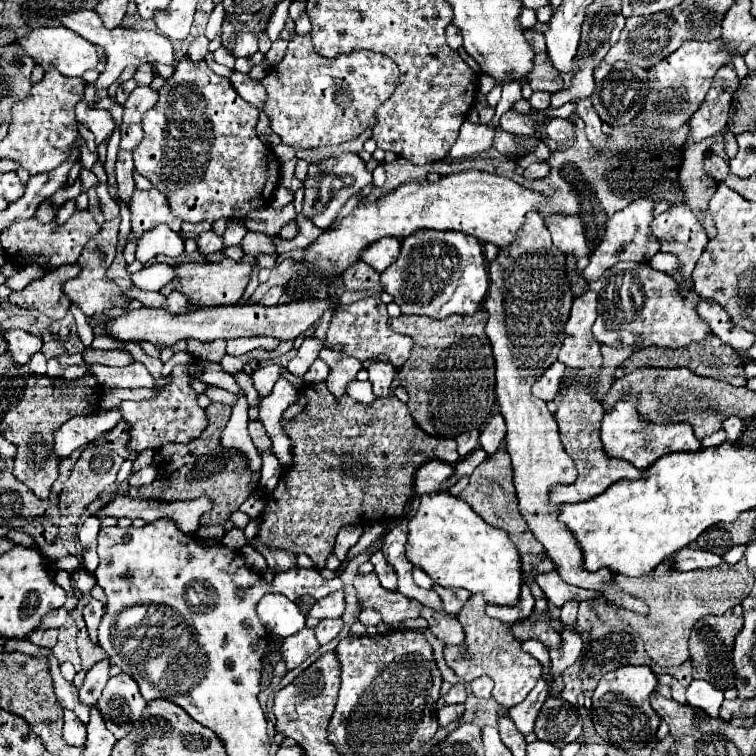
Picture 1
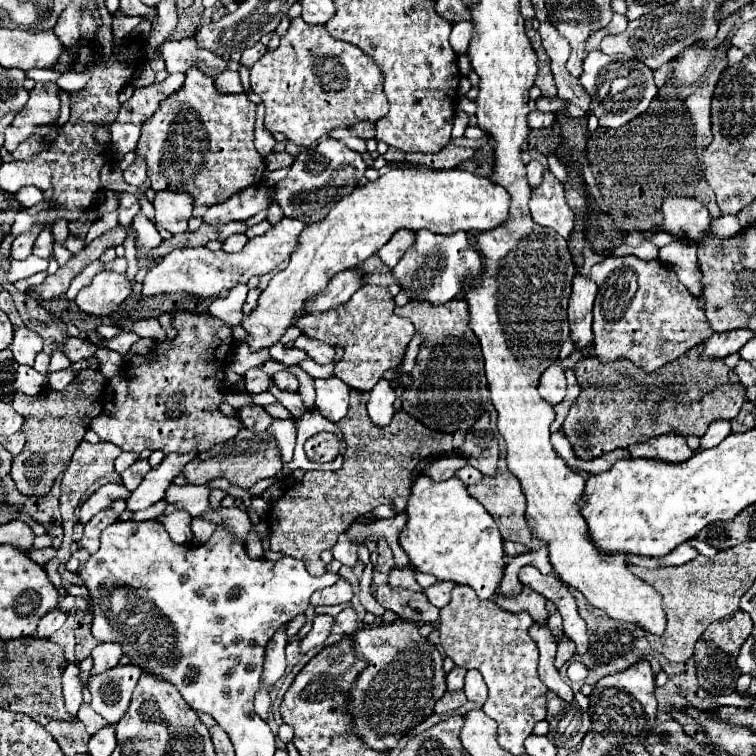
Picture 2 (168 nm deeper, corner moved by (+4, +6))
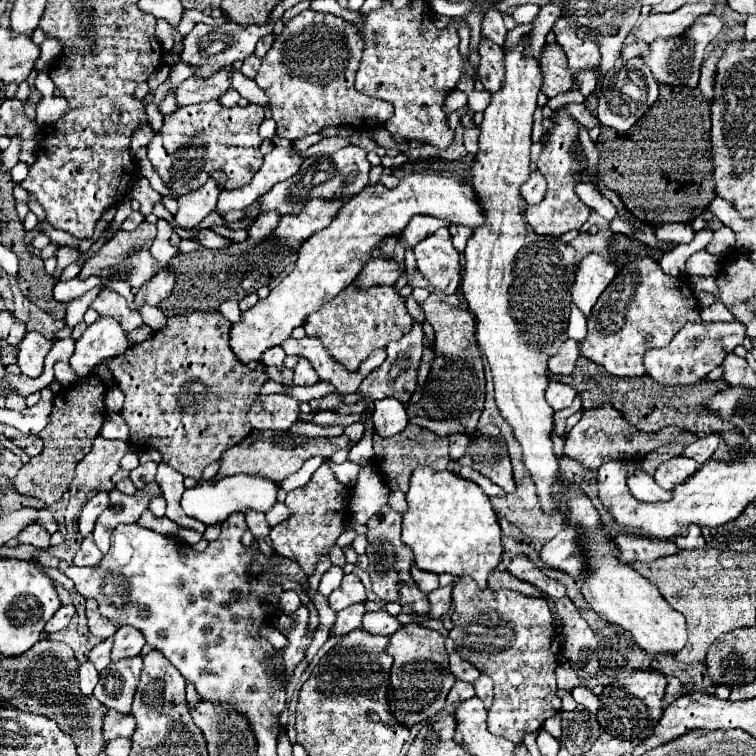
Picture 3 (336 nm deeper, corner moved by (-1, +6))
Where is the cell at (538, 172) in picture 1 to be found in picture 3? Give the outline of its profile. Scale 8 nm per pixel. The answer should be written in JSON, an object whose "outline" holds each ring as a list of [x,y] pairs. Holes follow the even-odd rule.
{"outline":[[[538,170],[532,172],[530,178],[522,184],[520,194],[528,204],[538,204],[546,196],[546,180],[544,180],[544,176]]]}

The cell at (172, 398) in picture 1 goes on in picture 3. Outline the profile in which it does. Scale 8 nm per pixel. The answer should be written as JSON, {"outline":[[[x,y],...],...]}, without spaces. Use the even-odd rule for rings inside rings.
{"outline":[[[220,312],[172,316],[150,340],[128,348],[124,354],[108,362],[116,386],[126,394],[120,414],[130,426],[130,442],[138,448],[158,450],[162,454],[162,462],[194,480],[200,480],[208,464],[216,462],[228,448],[240,444],[252,432],[248,412],[268,380],[264,364],[242,364],[236,360],[228,344],[230,326],[232,324]]]}

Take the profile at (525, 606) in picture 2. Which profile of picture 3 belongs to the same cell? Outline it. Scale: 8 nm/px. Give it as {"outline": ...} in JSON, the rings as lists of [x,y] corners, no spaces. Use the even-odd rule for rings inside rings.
{"outline":[[[494,568],[490,572],[488,586],[492,586],[492,590],[510,588],[510,590],[516,590],[516,592],[522,592],[522,594],[528,594],[528,596],[542,596],[540,590],[536,590],[532,584],[526,584],[526,582],[514,578],[510,572],[504,572],[504,570],[498,570],[498,568]]]}

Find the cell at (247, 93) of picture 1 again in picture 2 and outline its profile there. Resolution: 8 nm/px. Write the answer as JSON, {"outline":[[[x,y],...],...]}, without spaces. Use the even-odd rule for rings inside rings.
{"outline":[[[223,70],[215,76],[215,86],[219,92],[229,92],[229,94],[239,94],[243,92],[241,80],[239,80],[239,72],[231,72],[231,70]]]}

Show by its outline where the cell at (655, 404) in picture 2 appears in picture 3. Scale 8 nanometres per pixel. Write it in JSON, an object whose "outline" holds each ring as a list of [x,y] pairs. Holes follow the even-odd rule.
{"outline":[[[602,406],[596,410],[582,410],[582,420],[566,434],[564,438],[564,452],[566,456],[578,460],[580,464],[598,470],[602,464],[610,460],[640,460],[644,458],[652,448],[660,444],[670,444],[670,442],[682,442],[685,446],[696,441],[696,436],[678,430],[678,428],[666,428],[658,432],[656,436],[652,434],[642,434],[634,426],[628,426],[624,418],[620,418],[618,410],[612,410],[612,406]]]}

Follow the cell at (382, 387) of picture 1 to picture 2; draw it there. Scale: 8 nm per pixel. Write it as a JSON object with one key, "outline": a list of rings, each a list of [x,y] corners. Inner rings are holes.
{"outline":[[[381,378],[369,392],[369,400],[367,400],[367,410],[371,420],[377,426],[387,426],[391,422],[391,416],[395,412],[393,402],[397,398],[397,392],[393,390],[393,386],[389,384],[389,380]]]}

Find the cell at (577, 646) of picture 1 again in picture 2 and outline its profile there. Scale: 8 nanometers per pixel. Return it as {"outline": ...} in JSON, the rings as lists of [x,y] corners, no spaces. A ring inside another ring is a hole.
{"outline":[[[553,614],[547,618],[547,628],[551,632],[551,636],[559,642],[565,638],[565,632],[563,632],[563,618],[559,614]]]}

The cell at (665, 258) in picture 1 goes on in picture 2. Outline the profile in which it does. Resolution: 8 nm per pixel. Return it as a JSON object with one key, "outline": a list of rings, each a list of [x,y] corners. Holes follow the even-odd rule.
{"outline":[[[675,240],[673,244],[667,244],[659,250],[659,260],[677,274],[693,296],[699,296],[702,291],[702,273],[697,257],[698,245],[698,242],[691,240]]]}

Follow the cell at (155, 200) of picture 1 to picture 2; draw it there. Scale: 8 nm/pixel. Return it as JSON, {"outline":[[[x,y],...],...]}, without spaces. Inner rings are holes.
{"outline":[[[157,192],[153,208],[155,208],[155,224],[159,228],[169,230],[171,234],[179,234],[187,230],[187,222],[193,210],[193,198],[189,194],[179,192]]]}

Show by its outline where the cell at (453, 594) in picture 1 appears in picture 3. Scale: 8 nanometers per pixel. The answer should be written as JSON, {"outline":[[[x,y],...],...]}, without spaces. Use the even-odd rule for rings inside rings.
{"outline":[[[444,586],[444,588],[436,588],[434,592],[428,594],[430,600],[430,618],[442,618],[444,614],[448,614],[450,606],[452,606],[452,586]]]}

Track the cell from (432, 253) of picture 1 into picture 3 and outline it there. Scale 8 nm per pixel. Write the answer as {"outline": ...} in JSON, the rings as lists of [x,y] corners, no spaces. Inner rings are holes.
{"outline":[[[440,228],[414,248],[416,268],[430,280],[432,286],[446,294],[454,294],[460,284],[460,256],[452,246],[448,228]]]}

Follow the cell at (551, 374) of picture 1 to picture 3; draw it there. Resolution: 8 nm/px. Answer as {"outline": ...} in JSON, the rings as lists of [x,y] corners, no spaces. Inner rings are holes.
{"outline":[[[550,382],[546,388],[546,402],[552,406],[554,412],[568,408],[576,395],[577,392],[573,388],[568,388],[566,384],[560,384],[560,382]]]}

